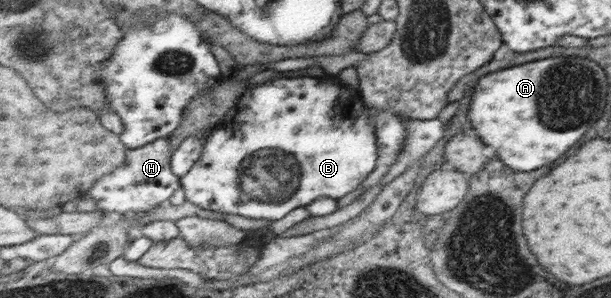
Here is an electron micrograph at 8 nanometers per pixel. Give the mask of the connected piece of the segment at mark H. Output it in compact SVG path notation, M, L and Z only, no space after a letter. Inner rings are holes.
M161 138L137 149L128 149L128 162L111 174L97 180L90 191L96 205L106 213L150 212L154 207L167 202L171 195L182 187L182 178L172 170L171 139Z

